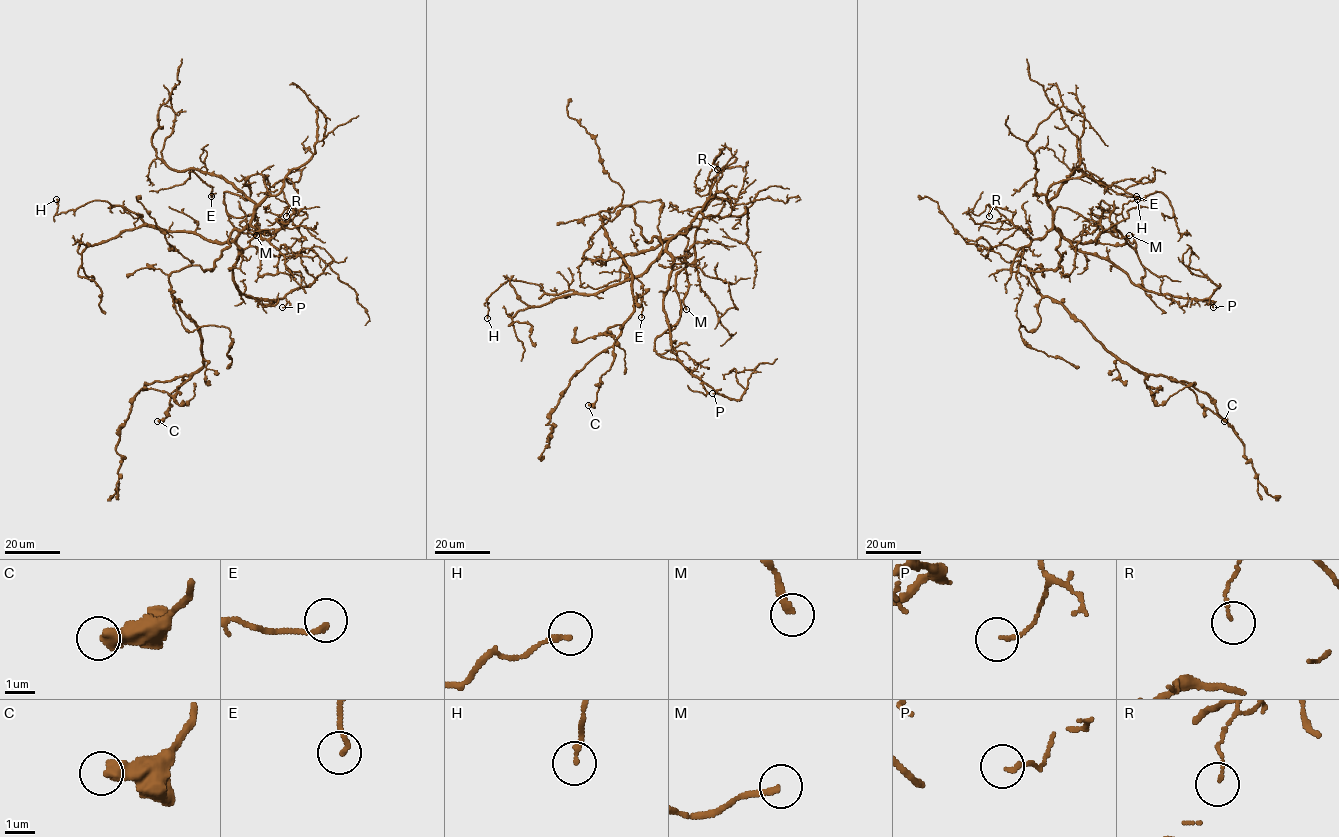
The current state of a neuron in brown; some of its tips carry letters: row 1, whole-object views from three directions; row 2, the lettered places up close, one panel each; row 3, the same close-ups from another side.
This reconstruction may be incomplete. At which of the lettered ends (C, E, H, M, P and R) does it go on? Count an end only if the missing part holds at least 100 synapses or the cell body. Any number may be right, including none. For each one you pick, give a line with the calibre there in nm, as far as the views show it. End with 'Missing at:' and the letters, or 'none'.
M: 200 nm thick
Missing at: M

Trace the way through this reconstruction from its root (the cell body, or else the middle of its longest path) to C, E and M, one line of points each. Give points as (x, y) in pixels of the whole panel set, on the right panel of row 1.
C: (1026, 266), (1032, 269), (1036, 289), (1056, 300), (1107, 350), (1145, 374), (1184, 383), (1199, 403), (1224, 421)
E: (1026, 266), (1030, 271), (1057, 266), (1061, 232), (1048, 203), (1075, 169), (1118, 194), (1136, 196)
M: (1026, 266), (1030, 271), (1057, 266), (1061, 232), (1053, 224), (1053, 212), (1058, 206), (1118, 237), (1129, 235)

